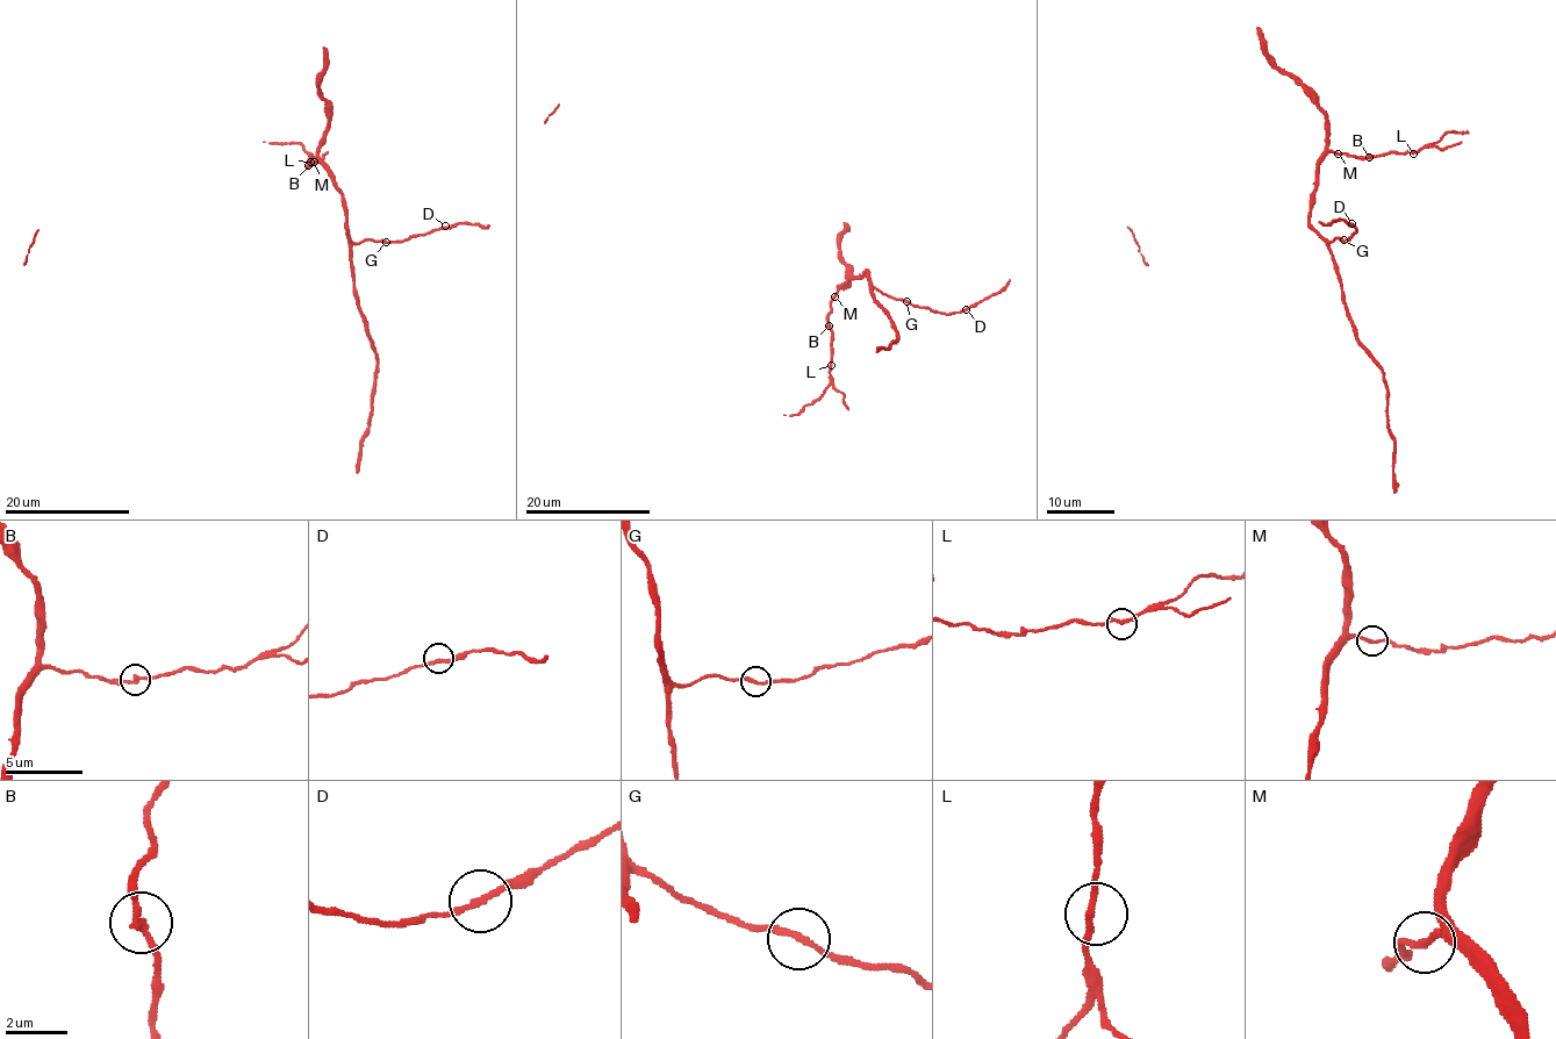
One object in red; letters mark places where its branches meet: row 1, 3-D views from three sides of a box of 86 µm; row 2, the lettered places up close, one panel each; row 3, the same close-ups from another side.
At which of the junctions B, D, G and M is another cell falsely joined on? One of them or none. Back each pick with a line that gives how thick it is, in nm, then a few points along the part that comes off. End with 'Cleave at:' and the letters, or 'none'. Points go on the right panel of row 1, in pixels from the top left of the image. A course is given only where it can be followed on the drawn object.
Cleave at: none

